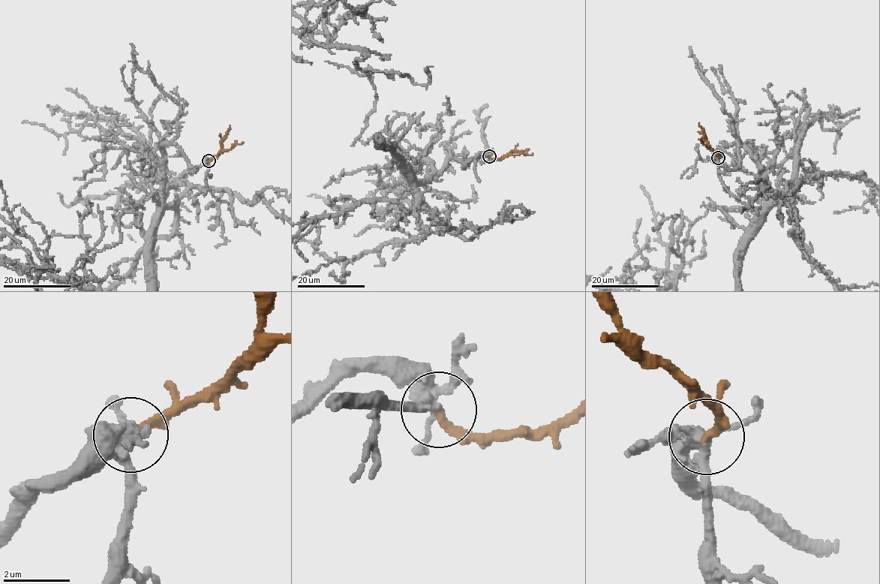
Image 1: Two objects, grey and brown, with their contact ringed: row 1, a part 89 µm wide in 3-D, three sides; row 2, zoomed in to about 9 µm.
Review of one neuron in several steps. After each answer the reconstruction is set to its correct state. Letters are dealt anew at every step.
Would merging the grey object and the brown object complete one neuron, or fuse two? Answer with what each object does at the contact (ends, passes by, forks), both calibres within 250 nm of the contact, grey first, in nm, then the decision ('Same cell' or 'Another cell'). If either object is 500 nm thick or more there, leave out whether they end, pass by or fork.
At the ring grey forks. At the ring brown ends. Thickness 320 nm (grey) against 280 nm. Same cell

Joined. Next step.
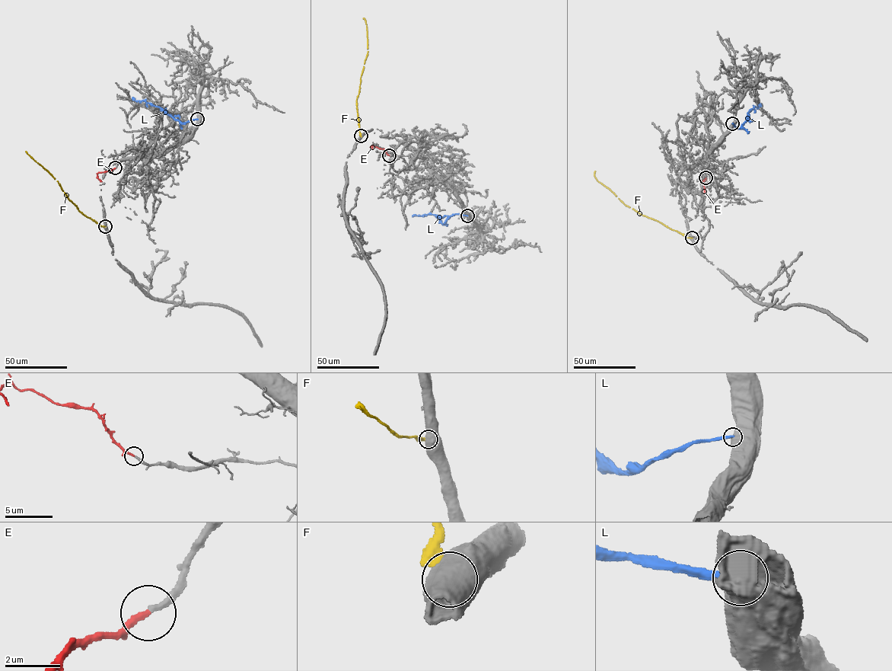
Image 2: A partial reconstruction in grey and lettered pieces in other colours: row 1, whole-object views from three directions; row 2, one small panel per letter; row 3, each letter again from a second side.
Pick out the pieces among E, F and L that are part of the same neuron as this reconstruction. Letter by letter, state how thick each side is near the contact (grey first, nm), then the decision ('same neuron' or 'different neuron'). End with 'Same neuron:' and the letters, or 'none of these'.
E: 240 nm thick on the grey side, 240 nm on the other; same neuron
F: 750 nm thick on the grey side, 280 nm on the other; different neuron
L: 700 nm thick on the grey side, 320 nm on the other; different neuron
Same neuron: E

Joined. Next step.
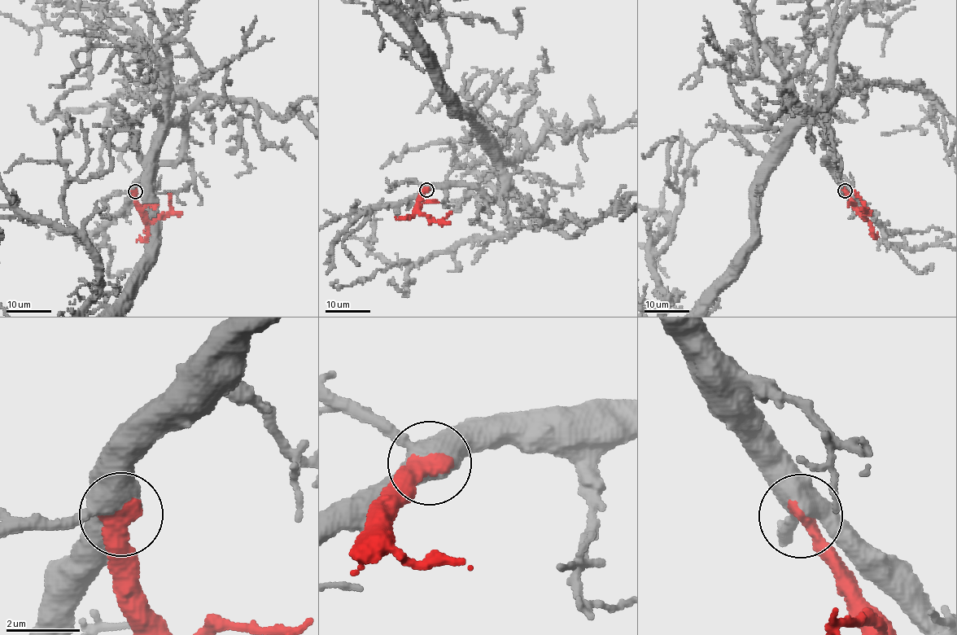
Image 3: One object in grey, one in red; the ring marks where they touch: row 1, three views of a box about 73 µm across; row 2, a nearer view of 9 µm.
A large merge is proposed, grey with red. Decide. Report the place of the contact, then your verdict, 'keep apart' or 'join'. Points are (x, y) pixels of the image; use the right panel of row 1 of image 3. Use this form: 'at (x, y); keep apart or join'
at (845, 190); join

